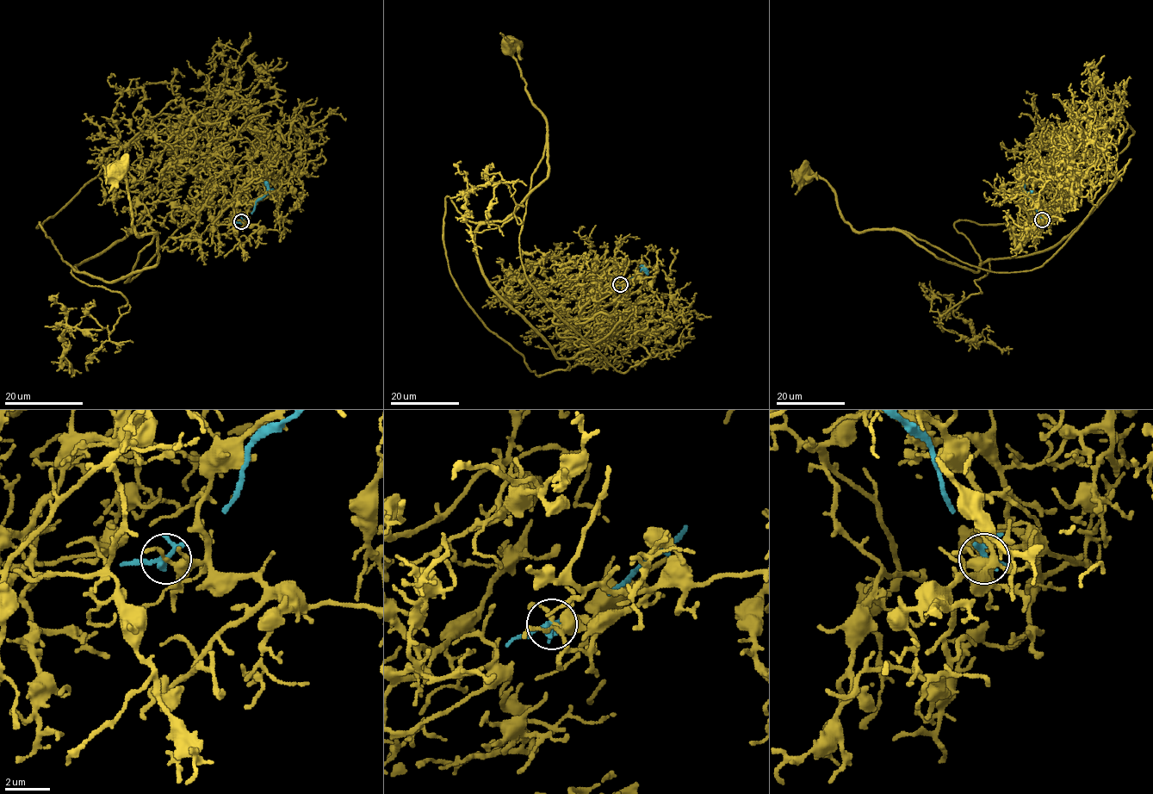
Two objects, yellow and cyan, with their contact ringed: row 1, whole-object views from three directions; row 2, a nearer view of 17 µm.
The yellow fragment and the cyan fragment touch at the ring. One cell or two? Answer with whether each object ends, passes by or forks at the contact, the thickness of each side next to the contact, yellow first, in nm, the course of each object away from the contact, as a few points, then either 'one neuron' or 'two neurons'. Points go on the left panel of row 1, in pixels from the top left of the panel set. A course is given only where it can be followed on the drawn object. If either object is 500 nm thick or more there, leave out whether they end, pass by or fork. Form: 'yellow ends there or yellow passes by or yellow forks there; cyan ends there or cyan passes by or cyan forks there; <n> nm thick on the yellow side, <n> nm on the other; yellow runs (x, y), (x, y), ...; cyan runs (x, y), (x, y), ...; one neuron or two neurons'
yellow forks there; cyan passes by; 240 nm thick on the yellow side, 240 nm on the other; yellow runs (241, 221), (267, 167), (239, 187), (240, 169), (182, 167), (80, 272), (157, 263), (113, 171); cyan runs (241, 221), (267, 193), (267, 185), (263, 182); two neurons

